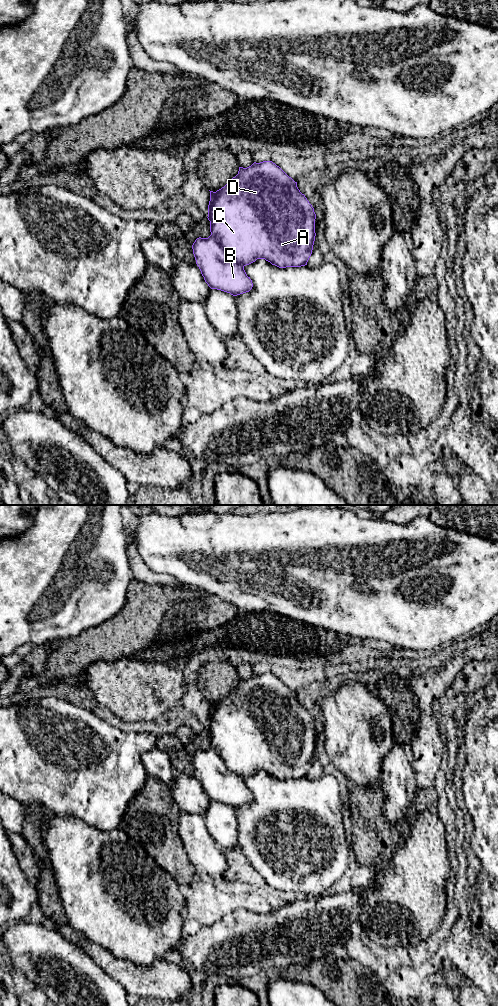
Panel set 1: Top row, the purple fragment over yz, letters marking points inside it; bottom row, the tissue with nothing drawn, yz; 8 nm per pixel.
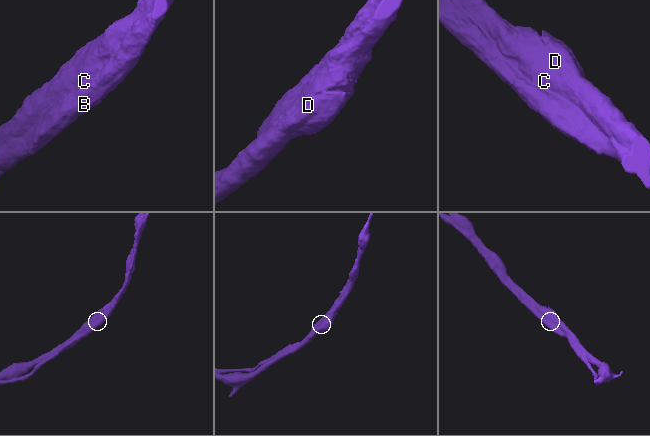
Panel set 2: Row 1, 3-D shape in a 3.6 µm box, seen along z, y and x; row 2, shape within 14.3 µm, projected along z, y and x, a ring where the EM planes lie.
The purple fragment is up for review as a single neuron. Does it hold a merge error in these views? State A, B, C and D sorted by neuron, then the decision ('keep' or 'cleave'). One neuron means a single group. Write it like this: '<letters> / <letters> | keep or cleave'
A B C D | keep

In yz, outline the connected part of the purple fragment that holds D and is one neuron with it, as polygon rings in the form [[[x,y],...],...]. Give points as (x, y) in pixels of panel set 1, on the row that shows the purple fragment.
[[[272,161],[254,162],[247,168],[239,167],[238,174],[216,192],[210,191],[208,220],[211,235],[197,238],[192,245],[196,264],[211,289],[237,296],[249,292],[253,283],[244,267],[257,259],[265,259],[279,268],[307,265],[315,241],[314,208],[295,182]]]

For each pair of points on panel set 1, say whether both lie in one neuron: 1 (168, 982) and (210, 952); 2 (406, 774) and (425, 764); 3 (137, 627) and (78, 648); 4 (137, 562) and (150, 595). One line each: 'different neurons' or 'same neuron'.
1: different neurons
2: different neurons
3: same neuron
4: different neurons

